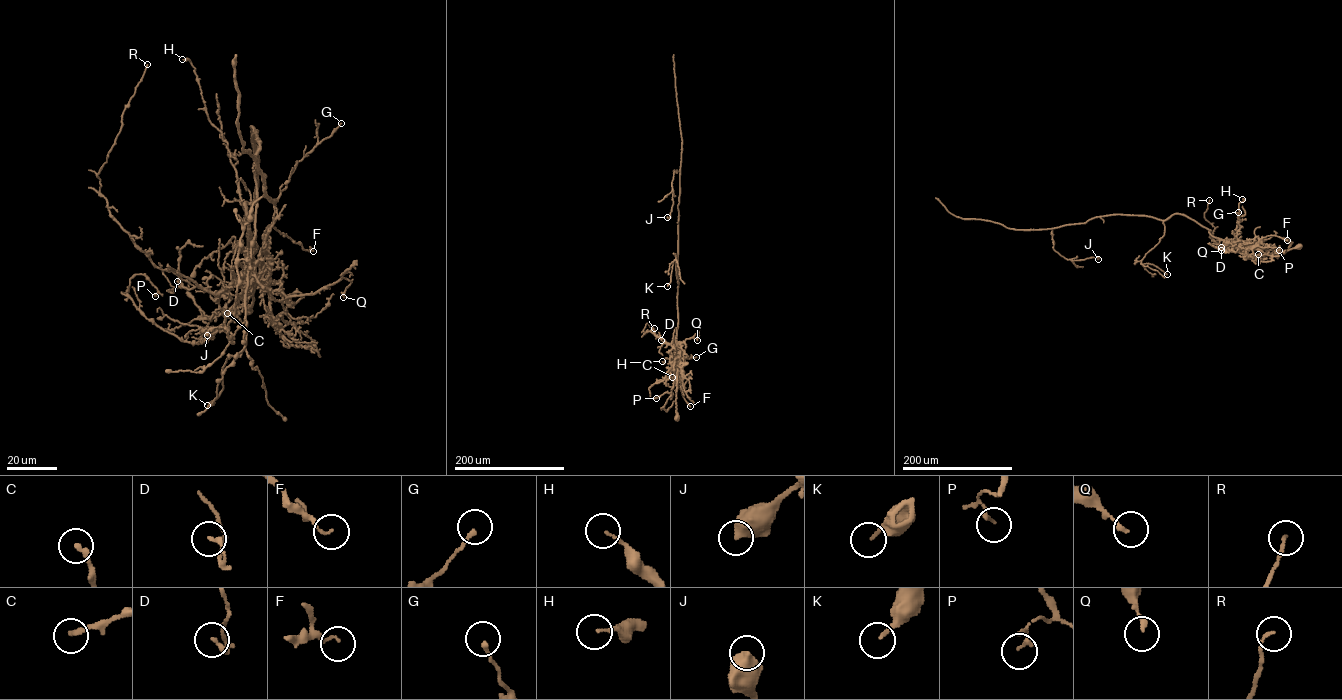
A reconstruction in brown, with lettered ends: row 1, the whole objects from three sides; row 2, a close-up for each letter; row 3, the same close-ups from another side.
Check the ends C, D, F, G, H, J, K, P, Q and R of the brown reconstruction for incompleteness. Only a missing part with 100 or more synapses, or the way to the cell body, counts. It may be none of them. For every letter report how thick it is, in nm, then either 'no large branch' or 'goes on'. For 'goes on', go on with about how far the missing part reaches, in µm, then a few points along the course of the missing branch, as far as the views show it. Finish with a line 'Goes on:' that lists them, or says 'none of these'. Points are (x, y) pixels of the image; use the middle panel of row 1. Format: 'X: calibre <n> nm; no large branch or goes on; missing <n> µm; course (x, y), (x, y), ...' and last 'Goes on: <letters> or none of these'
C: calibre 220 nm; no large branch
D: calibre 180 nm; no large branch
F: calibre 70 nm; no large branch
G: calibre 160 nm; no large branch
H: calibre 100 nm; no large branch
J: calibre 600 nm; no large branch
K: calibre 160 nm; no large branch
P: calibre 130 nm; no large branch
Q: calibre 190 nm; no large branch
R: calibre 130 nm; no large branch
Goes on: none of these

